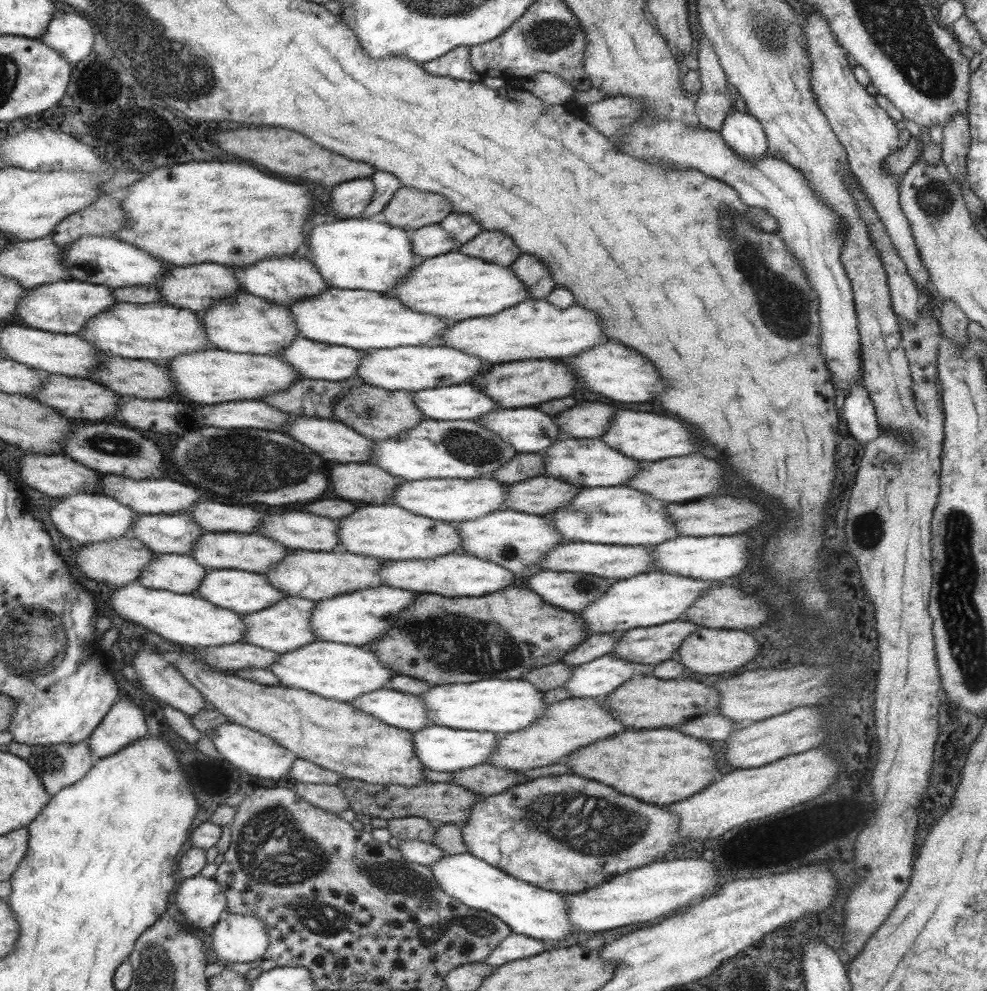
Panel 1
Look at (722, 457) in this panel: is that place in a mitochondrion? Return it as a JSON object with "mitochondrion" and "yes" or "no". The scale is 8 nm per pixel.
{"mitochondrion":"no"}

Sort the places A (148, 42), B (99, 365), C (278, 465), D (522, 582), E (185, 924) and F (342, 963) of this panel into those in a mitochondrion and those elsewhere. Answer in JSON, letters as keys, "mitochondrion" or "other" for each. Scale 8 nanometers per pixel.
{"A":"mitochondrion","B":"other","C":"mitochondrion","D":"other","E":"other","F":"other"}

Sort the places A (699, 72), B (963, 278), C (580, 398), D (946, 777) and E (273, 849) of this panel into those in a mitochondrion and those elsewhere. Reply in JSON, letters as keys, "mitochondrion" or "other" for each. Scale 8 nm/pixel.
{"A":"other","B":"other","C":"other","D":"other","E":"mitochondrion"}

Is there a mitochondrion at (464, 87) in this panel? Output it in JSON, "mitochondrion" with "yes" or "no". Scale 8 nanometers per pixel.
{"mitochondrion":"no"}

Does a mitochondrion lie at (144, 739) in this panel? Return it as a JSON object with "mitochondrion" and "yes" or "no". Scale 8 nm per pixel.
{"mitochondrion":"no"}

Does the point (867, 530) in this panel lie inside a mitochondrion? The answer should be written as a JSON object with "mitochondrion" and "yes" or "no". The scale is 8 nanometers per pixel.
{"mitochondrion":"yes"}

